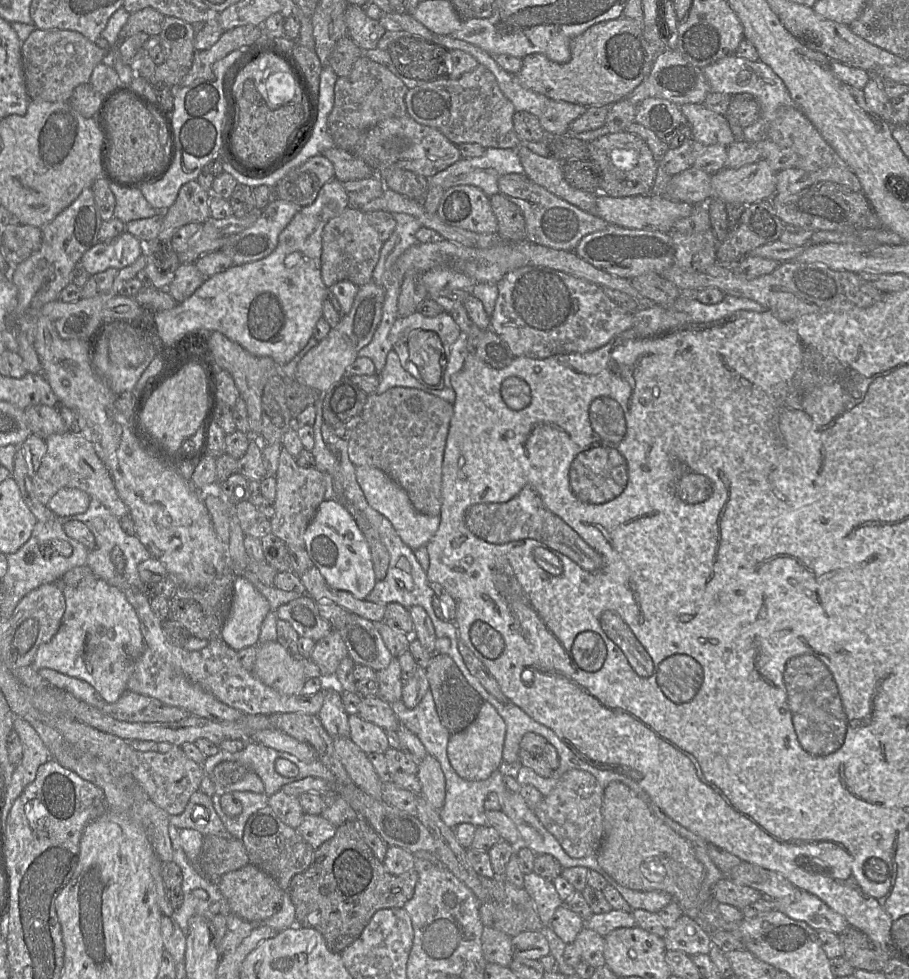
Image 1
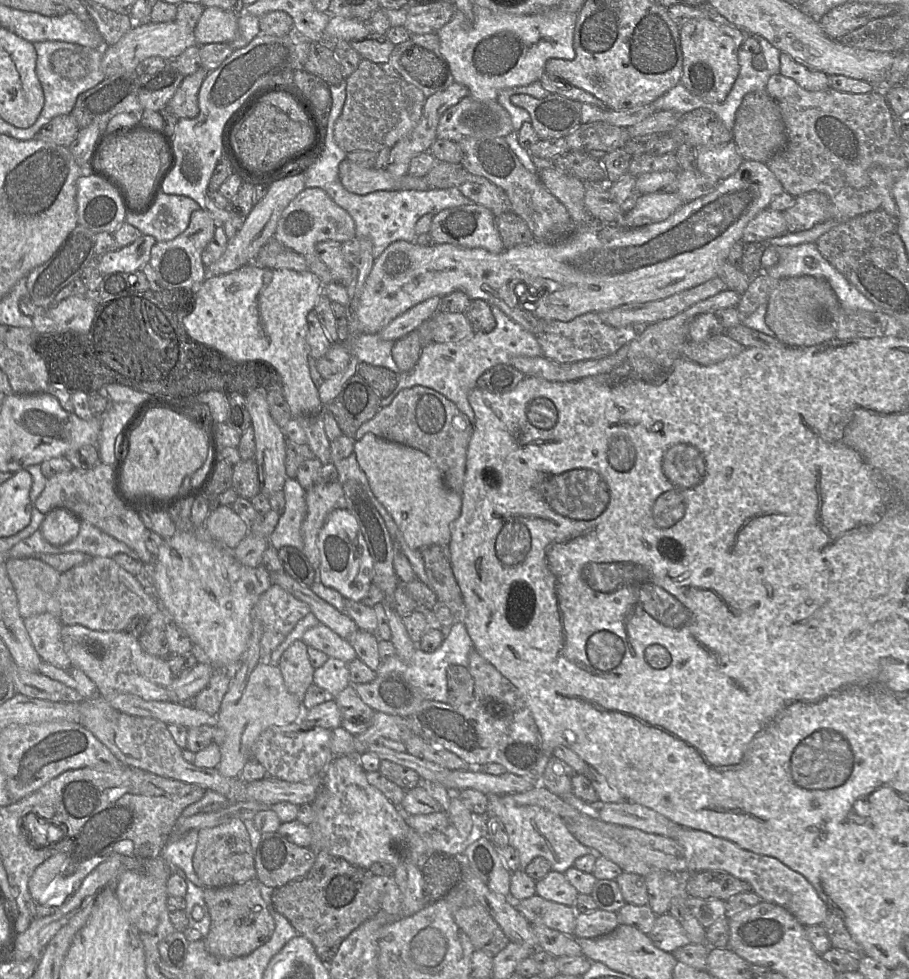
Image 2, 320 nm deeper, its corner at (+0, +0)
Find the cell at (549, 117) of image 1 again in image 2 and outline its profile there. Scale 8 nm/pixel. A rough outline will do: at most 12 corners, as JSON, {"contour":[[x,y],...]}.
{"contour":[[550,93],[520,94],[541,140],[566,137],[581,124],[582,103]]}

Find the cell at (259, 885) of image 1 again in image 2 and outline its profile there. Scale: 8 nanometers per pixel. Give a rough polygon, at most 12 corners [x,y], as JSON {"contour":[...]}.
{"contour":[[254,878],[203,888],[210,954],[246,956],[275,922]]}

